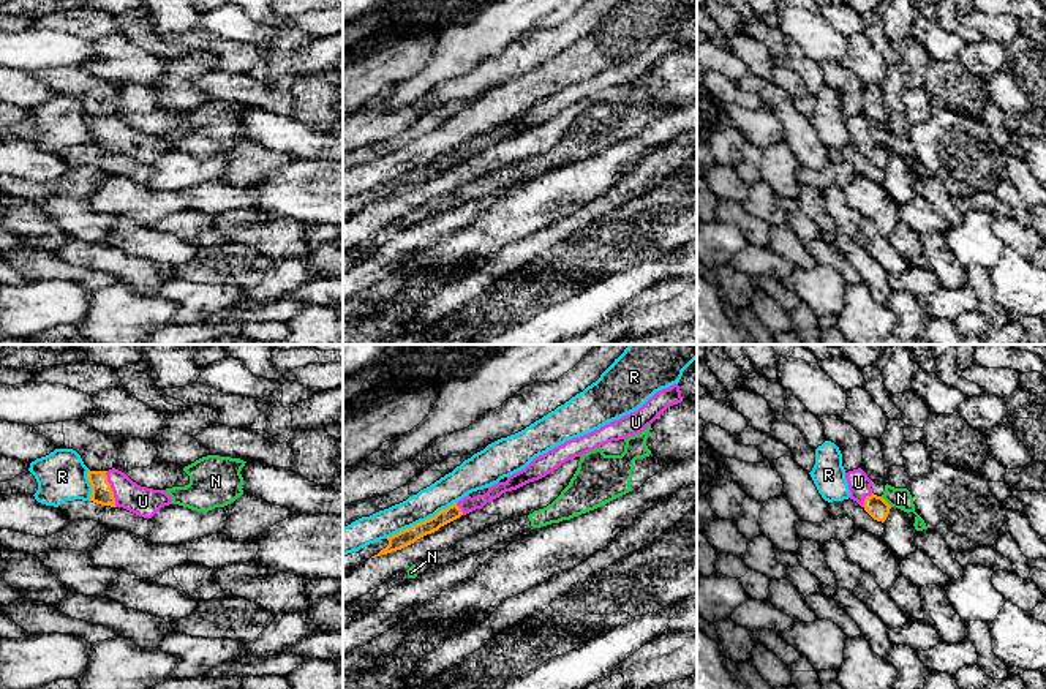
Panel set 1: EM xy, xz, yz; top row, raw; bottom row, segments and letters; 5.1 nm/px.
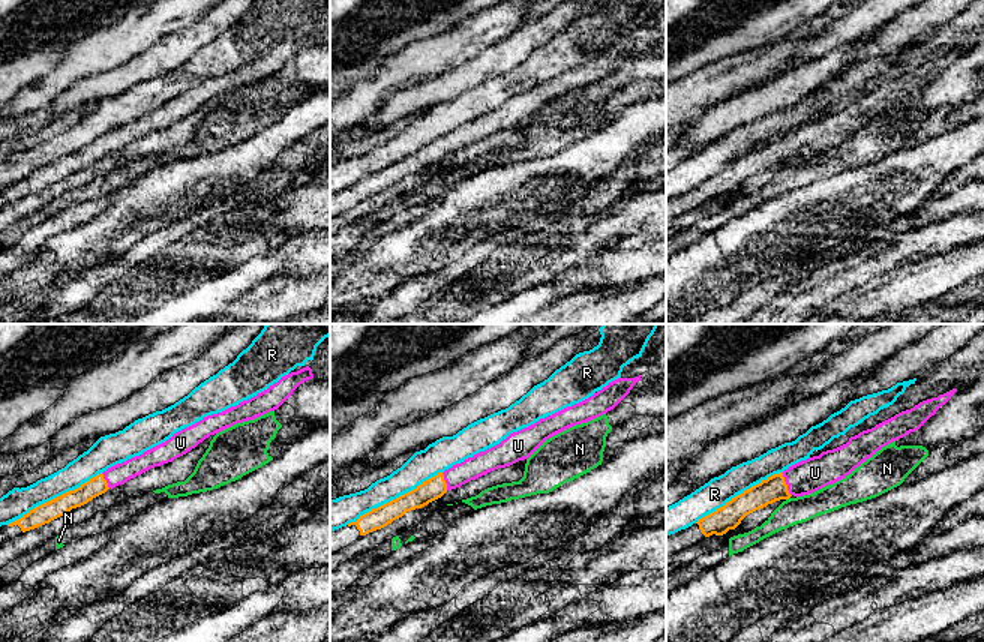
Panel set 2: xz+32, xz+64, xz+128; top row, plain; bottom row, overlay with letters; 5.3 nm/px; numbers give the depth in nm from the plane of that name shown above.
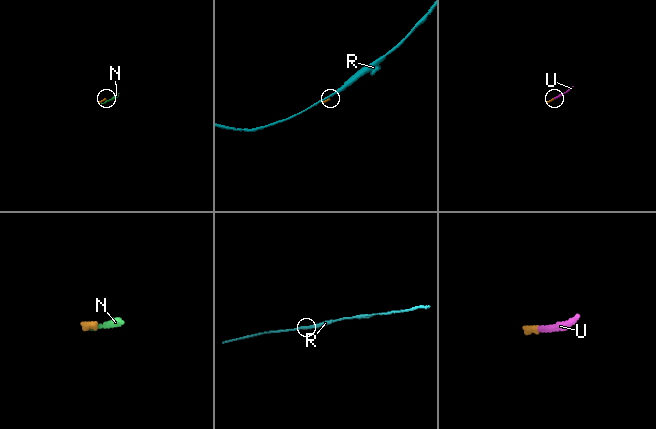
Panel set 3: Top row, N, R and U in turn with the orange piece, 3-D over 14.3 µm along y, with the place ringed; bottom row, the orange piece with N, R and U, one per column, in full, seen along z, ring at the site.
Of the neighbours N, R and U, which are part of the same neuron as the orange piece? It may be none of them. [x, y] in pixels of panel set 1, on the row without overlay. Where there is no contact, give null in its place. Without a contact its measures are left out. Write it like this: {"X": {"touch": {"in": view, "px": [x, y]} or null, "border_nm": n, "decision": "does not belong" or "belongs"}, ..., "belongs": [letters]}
{"N": {"touch": {"in": "yz", "px": [885, 147]}, "border_nm": 80, "decision": "does not belong"}, "R": {"touch": {"in": "xz", "px": [421, 168]}, "border_nm": 400, "decision": "does not belong"}, "U": {"touch": {"in": "xy", "px": [111, 135]}, "border_nm": 190, "decision": "belongs"}, "belongs": ["U"]}

